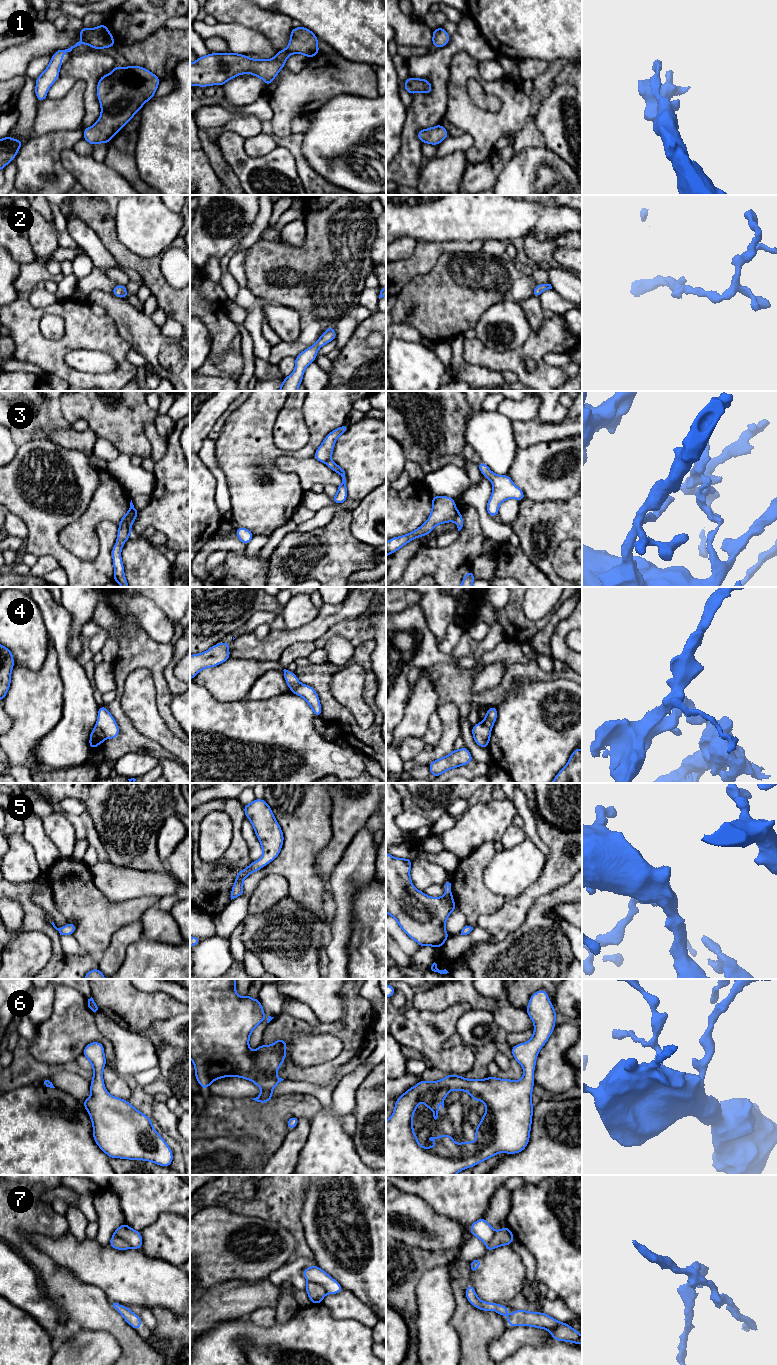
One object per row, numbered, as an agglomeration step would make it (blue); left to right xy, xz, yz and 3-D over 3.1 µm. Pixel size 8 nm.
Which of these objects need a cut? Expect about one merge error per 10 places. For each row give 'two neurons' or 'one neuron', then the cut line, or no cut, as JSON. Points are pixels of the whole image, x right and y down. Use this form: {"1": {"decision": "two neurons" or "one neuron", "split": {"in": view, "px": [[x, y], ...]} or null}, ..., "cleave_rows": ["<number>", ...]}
{"1": {"decision": "one neuron", "split": null}, "2": {"decision": "one neuron", "split": null}, "3": {"decision": "two neurons", "split": {"in": "yz", "px": [[458, 512], [454, 520]]}}, "4": {"decision": "two neurons", "split": {"in": "xy", "px": [[96, 725], [106, 737]]}}, "5": {"decision": "one neuron", "split": null}, "6": {"decision": "one neuron", "split": null}, "7": {"decision": "two neurons", "split": {"in": "xz", "px": [[308, 1281], [319, 1283], [327, 1293]]}}, "cleave_rows": ["3", "4", "7"]}

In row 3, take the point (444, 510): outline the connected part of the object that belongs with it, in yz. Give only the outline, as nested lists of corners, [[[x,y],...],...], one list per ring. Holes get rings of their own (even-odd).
[[[432,496],[431,514],[427,521],[416,530],[399,537],[393,537],[386,542],[386,556],[393,554],[408,542],[425,535],[429,535],[439,524],[455,521],[458,509],[454,498],[448,496]]]

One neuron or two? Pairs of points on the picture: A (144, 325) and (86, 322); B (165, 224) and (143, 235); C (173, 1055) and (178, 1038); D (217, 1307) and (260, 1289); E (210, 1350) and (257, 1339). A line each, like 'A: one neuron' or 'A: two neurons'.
A: two neurons
B: one neuron
C: two neurons
D: one neuron
E: one neuron

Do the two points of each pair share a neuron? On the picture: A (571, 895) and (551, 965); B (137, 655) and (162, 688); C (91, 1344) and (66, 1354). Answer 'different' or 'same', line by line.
A: same
B: same
C: same

